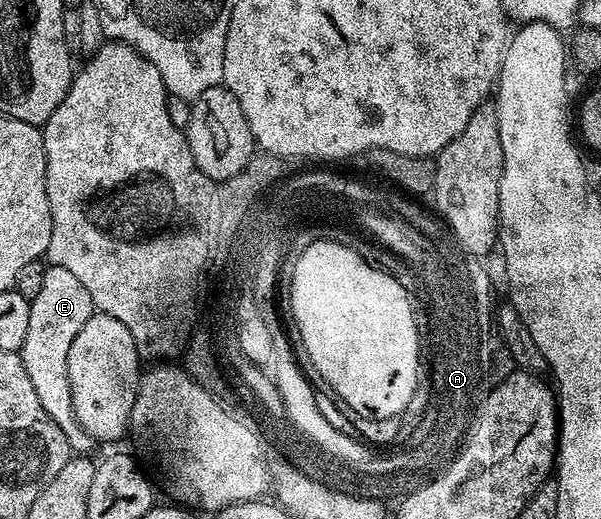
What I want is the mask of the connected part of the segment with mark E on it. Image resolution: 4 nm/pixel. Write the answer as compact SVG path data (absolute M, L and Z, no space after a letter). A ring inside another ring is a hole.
M49 265L45 269L38 296L30 302L30 325L26 332L26 344L22 344L18 351L26 368L26 376L30 376L30 384L34 384L38 404L42 404L46 416L50 416L53 424L66 436L69 451L80 456L93 453L91 450L94 440L81 428L74 416L66 358L70 356L70 344L74 344L74 336L82 332L86 320L90 320L93 312L90 292L86 292L85 286L71 272L66 272L66 268Z

